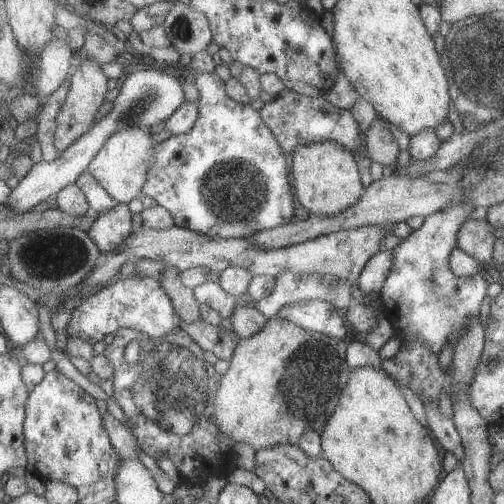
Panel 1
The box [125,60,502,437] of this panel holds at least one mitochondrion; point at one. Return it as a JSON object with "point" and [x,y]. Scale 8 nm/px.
{"point":[311,381]}

